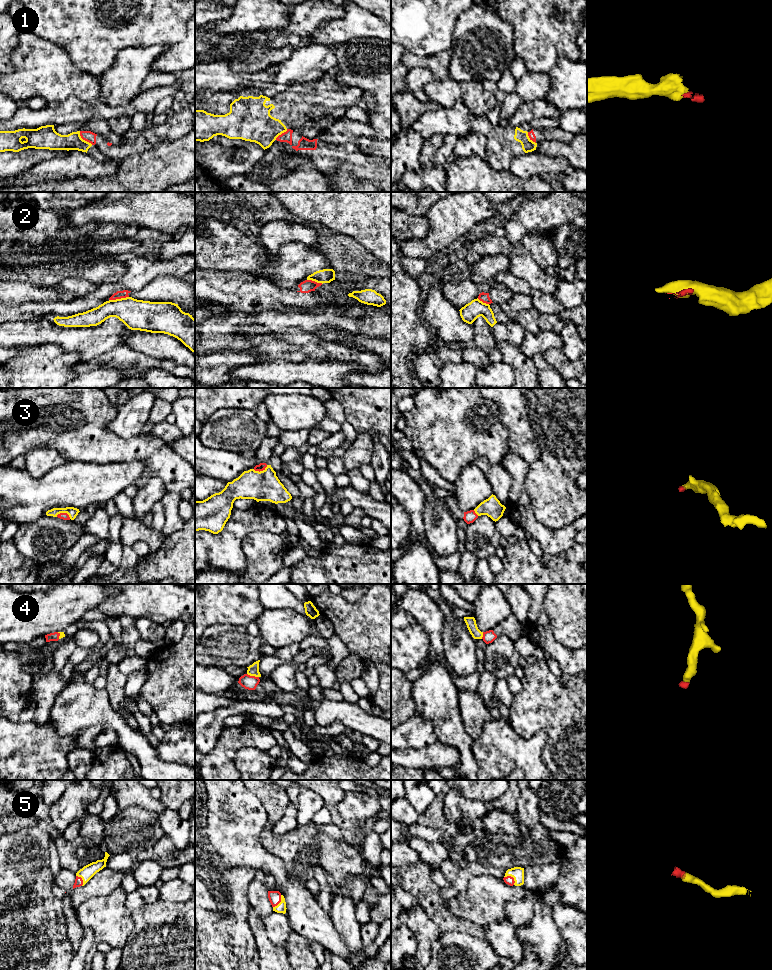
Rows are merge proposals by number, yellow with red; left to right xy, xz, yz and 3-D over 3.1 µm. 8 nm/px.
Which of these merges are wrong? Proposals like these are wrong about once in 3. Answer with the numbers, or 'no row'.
1, 2

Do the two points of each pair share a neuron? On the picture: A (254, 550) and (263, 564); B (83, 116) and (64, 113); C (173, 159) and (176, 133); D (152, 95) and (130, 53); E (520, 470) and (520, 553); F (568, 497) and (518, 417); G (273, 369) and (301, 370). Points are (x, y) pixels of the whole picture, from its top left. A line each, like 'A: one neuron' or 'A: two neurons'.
A: one neuron
B: one neuron
C: two neurons
D: two neurons
E: two neurons
F: one neuron
G: one neuron

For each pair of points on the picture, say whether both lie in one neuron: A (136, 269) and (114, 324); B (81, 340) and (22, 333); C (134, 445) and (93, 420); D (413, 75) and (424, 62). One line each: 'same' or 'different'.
A: different
B: same
C: same
D: different

